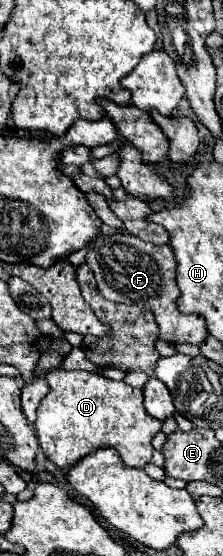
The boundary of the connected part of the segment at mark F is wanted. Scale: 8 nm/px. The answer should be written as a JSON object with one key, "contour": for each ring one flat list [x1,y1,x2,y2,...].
{"contour":[[129,233,97,235,85,255,85,263,91,267,99,293,115,303,141,305,155,313,159,327,159,339,165,343,191,343,199,345,207,337,207,325,203,317,191,313,183,315,177,309,179,287,175,283,175,257,169,245,153,245]]}

